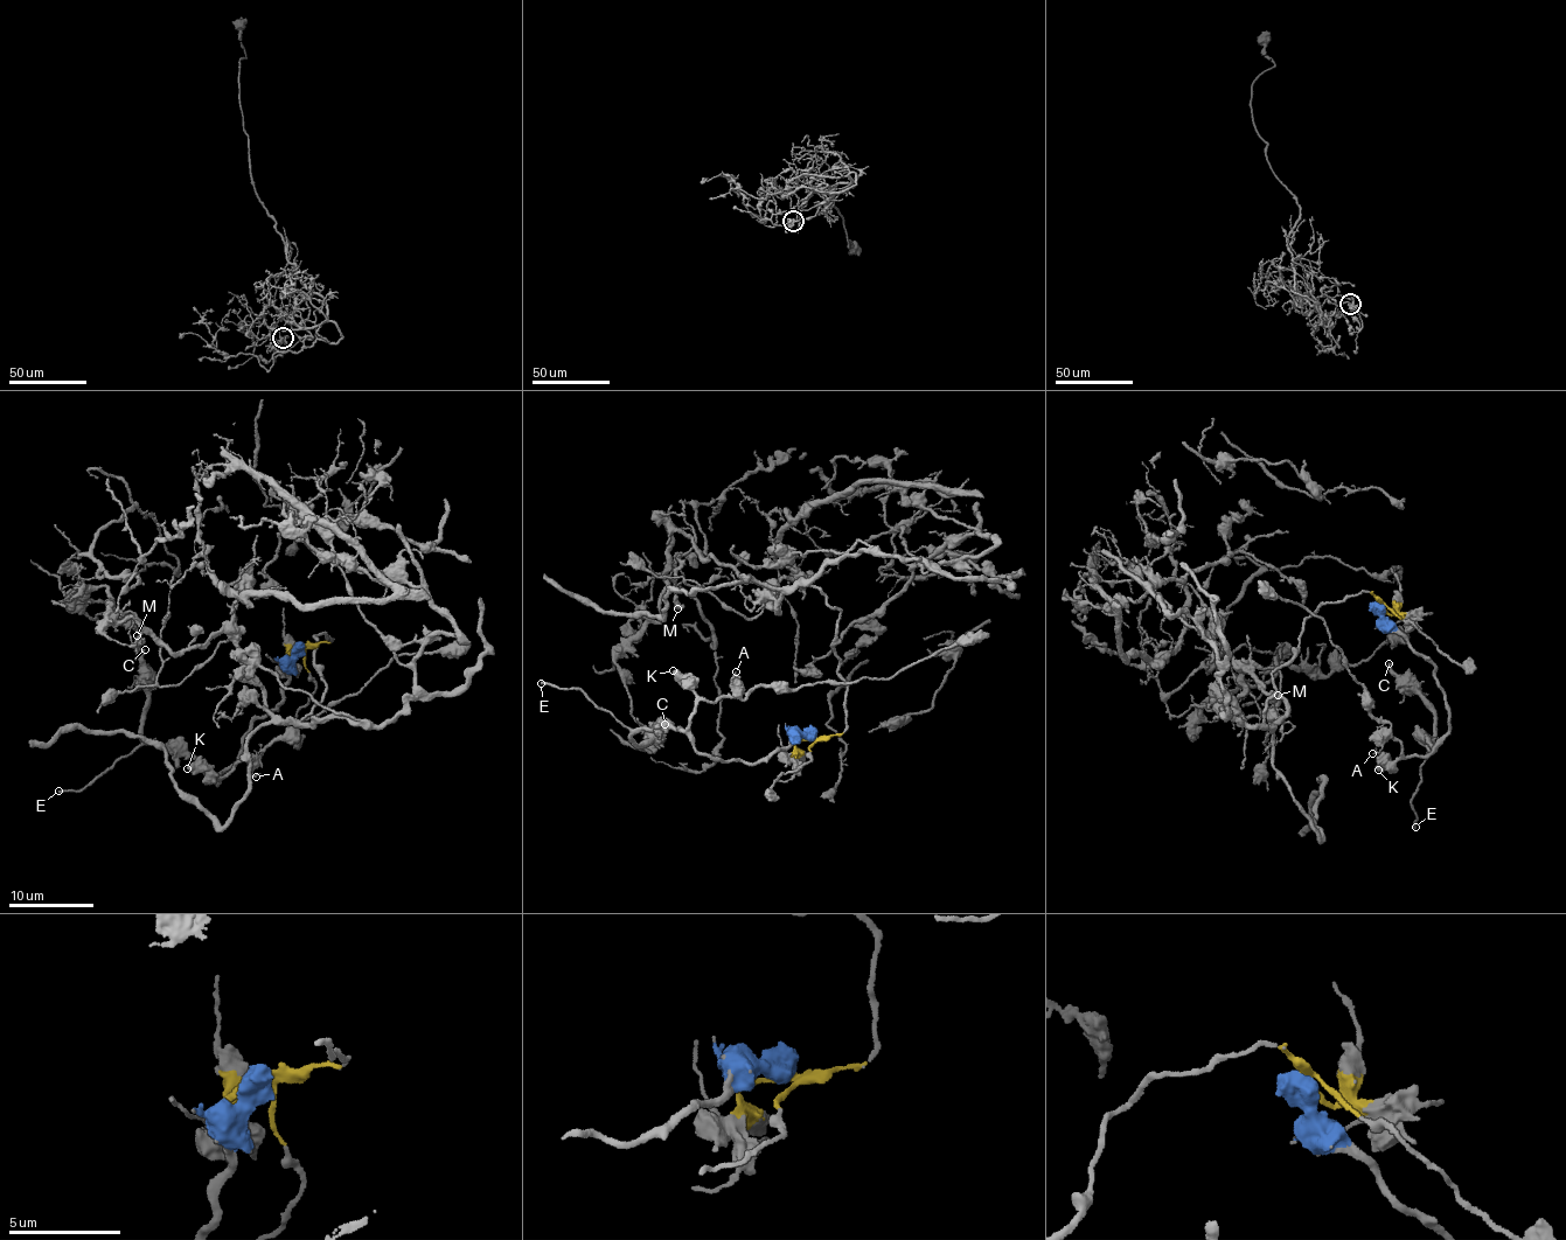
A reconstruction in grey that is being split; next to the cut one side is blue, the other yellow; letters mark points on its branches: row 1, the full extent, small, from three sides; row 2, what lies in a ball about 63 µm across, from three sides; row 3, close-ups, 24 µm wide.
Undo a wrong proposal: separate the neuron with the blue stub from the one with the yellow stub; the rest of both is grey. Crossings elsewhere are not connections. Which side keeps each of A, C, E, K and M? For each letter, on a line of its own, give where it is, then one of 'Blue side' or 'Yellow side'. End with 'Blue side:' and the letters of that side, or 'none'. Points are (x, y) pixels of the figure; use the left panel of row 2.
A: Place: (256, 777). Blue side
C: Place: (145, 649). Blue side
E: Place: (58, 791). Blue side
K: Place: (187, 768). Blue side
M: Place: (137, 635). Yellow side
Blue side: A, C, E, K

